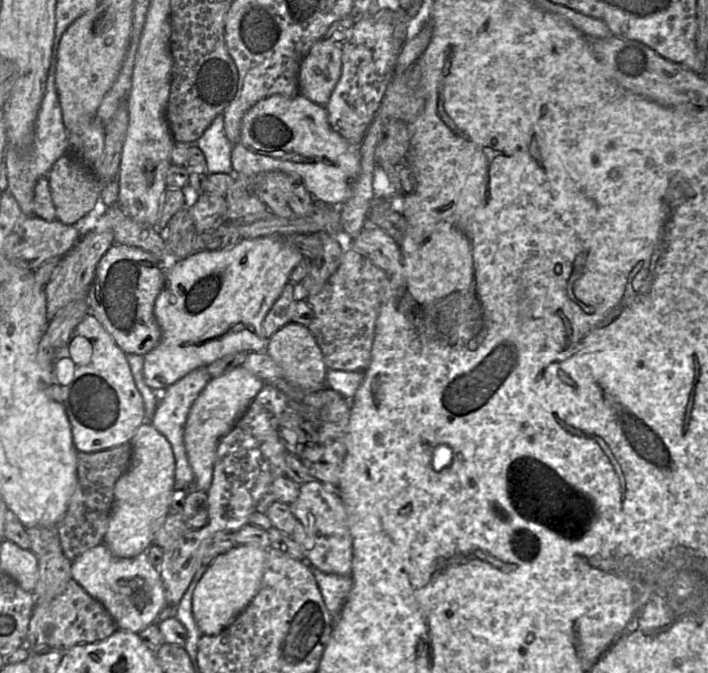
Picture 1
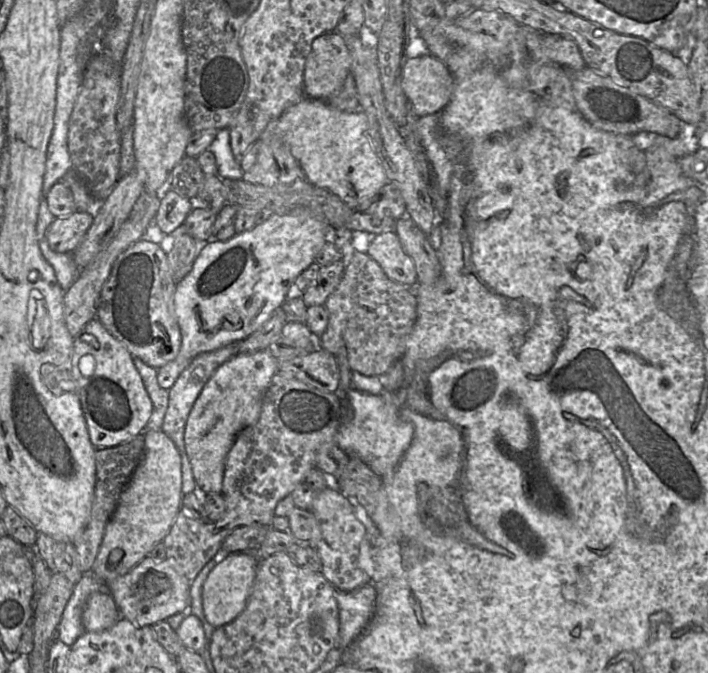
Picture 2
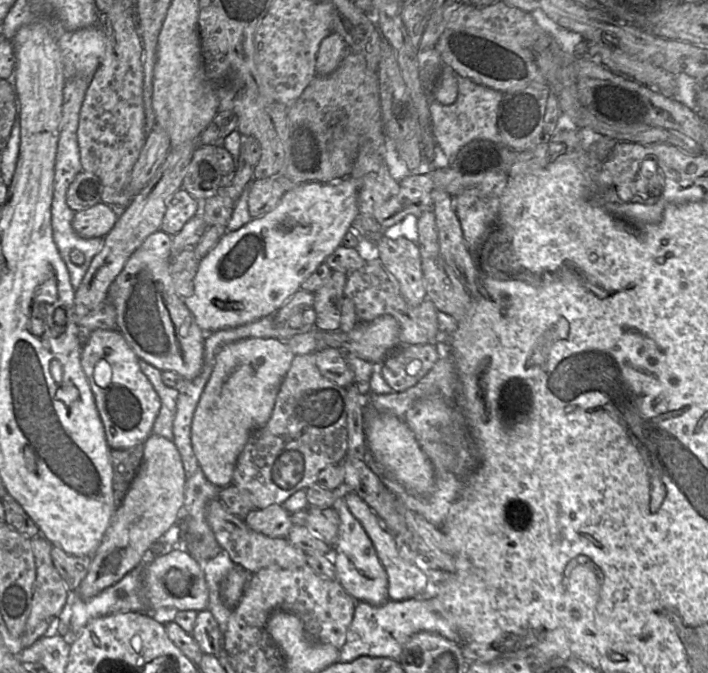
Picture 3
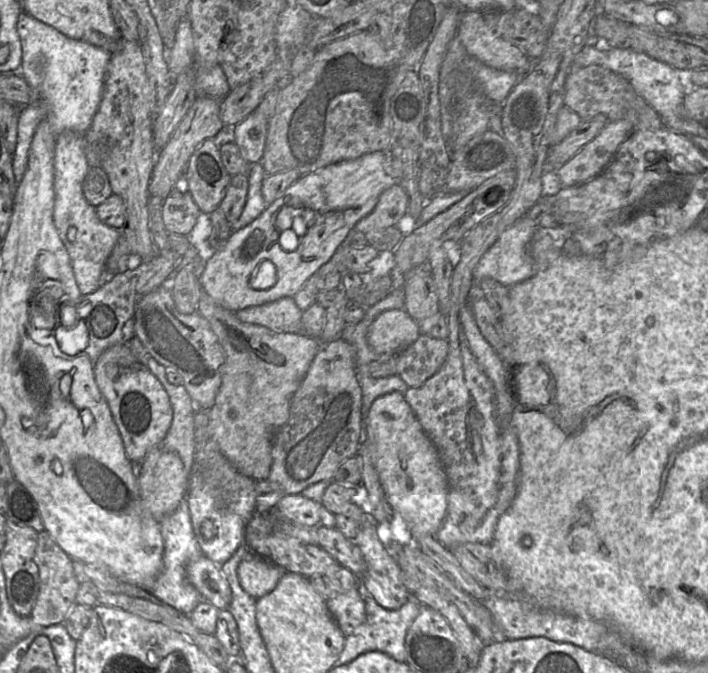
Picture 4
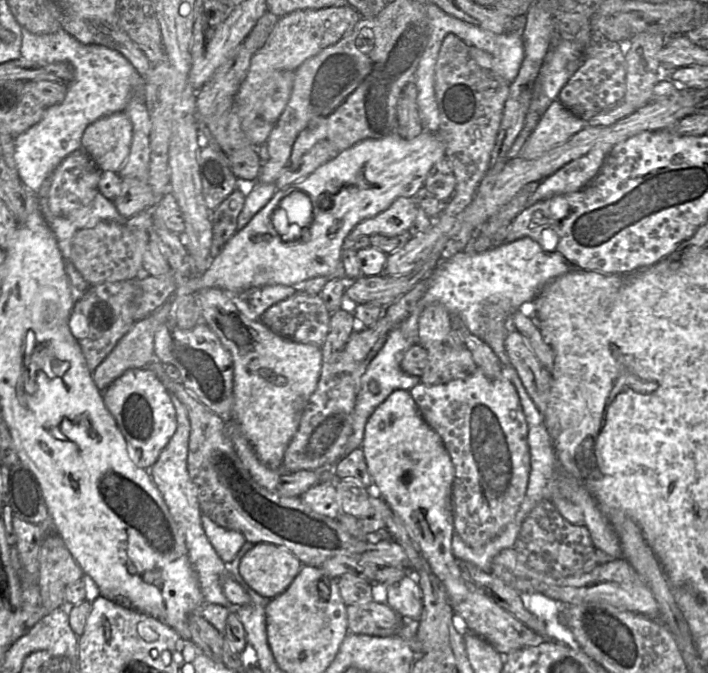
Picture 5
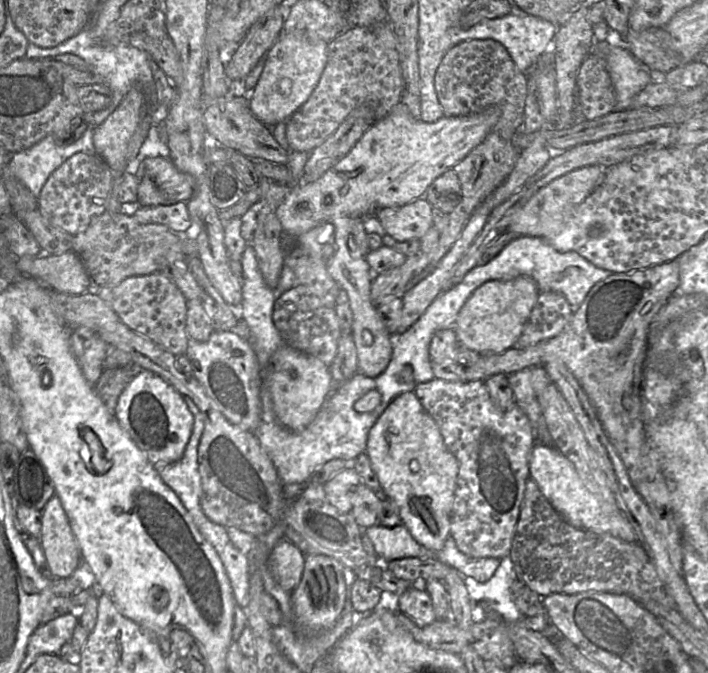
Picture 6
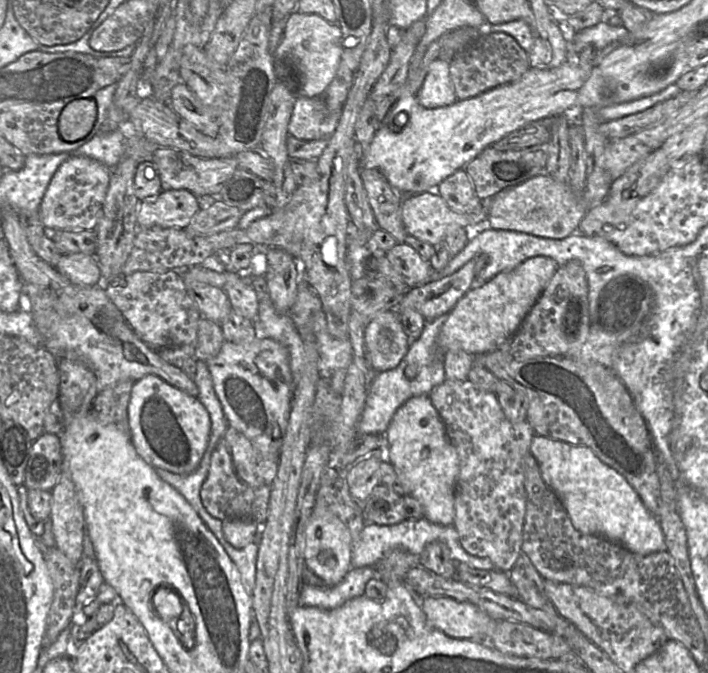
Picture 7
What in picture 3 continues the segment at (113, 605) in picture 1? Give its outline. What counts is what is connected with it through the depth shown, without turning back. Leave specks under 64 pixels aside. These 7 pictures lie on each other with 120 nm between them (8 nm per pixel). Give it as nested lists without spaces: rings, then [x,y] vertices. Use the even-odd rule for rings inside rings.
[[[173,549],[165,555],[155,557],[145,566],[142,581],[151,611],[159,609],[194,610],[197,612],[207,610],[209,589],[203,565],[183,549]]]

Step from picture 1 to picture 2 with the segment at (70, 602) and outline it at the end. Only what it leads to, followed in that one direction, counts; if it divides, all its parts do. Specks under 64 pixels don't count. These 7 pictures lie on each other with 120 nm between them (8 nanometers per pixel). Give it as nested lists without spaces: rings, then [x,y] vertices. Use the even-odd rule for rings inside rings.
[[[92,593],[82,613],[85,632],[101,632],[111,628],[121,619],[121,614],[109,593]]]

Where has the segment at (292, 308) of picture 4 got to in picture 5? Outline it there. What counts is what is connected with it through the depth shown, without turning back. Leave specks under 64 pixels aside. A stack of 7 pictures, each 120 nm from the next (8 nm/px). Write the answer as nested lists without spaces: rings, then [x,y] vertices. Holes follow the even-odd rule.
[[[275,284],[245,291],[243,296],[232,297],[244,314],[253,314],[260,319],[270,306],[290,297],[295,292],[294,286]]]

